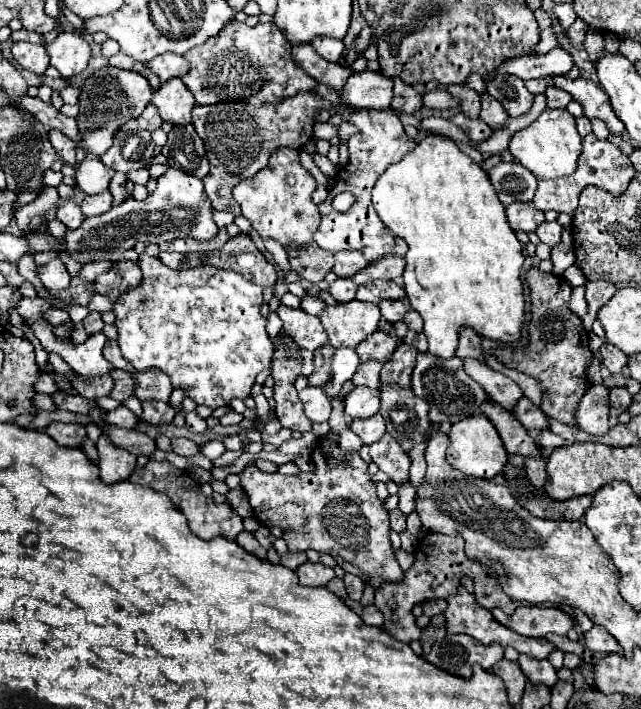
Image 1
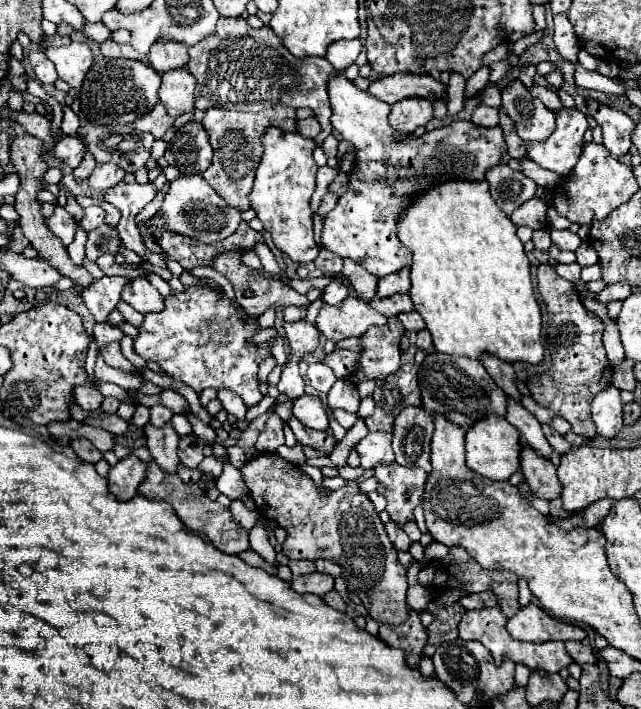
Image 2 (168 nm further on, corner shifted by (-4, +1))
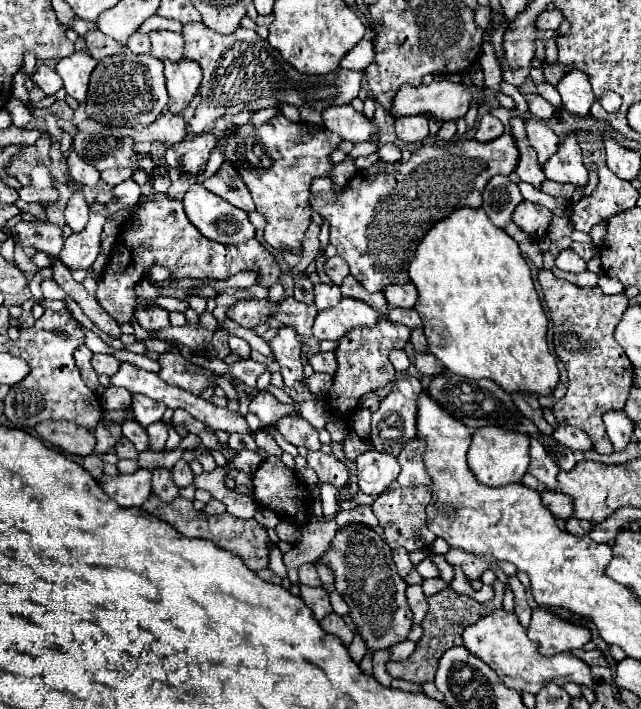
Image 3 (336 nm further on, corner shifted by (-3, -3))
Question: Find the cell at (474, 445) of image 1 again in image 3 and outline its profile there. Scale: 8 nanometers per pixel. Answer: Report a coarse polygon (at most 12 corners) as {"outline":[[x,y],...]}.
{"outline":[[501,426],[473,432],[467,464],[485,486],[523,480],[529,436]]}

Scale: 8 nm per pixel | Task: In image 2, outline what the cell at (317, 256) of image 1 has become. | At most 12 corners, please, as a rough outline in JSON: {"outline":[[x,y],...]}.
{"outline":[[321,247],[314,260],[324,274],[338,274],[342,258]]}

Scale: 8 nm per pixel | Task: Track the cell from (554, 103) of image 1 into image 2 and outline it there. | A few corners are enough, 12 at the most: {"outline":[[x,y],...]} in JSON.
{"outline":[[534,86],[532,92],[552,112],[562,108],[554,88]]}

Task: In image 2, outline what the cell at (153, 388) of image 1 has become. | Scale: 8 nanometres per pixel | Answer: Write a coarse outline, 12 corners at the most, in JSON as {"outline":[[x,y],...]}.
{"outline":[[162,404],[150,408],[150,422],[162,426],[174,412]]}

